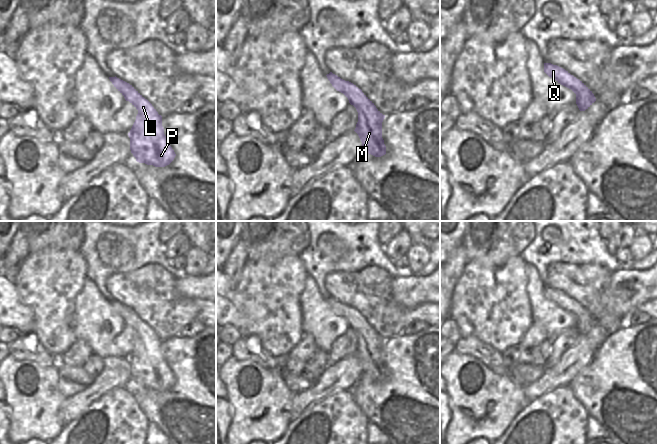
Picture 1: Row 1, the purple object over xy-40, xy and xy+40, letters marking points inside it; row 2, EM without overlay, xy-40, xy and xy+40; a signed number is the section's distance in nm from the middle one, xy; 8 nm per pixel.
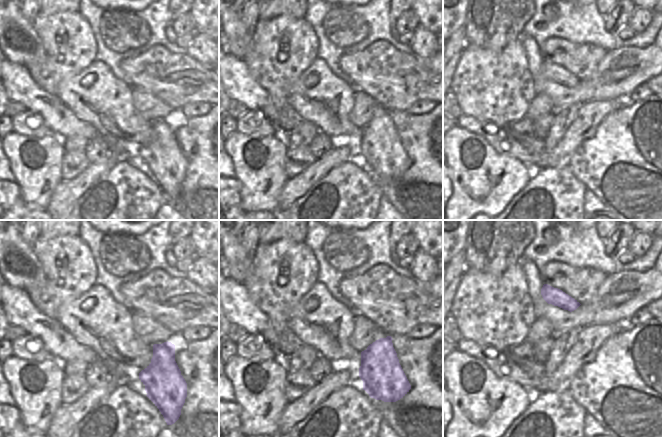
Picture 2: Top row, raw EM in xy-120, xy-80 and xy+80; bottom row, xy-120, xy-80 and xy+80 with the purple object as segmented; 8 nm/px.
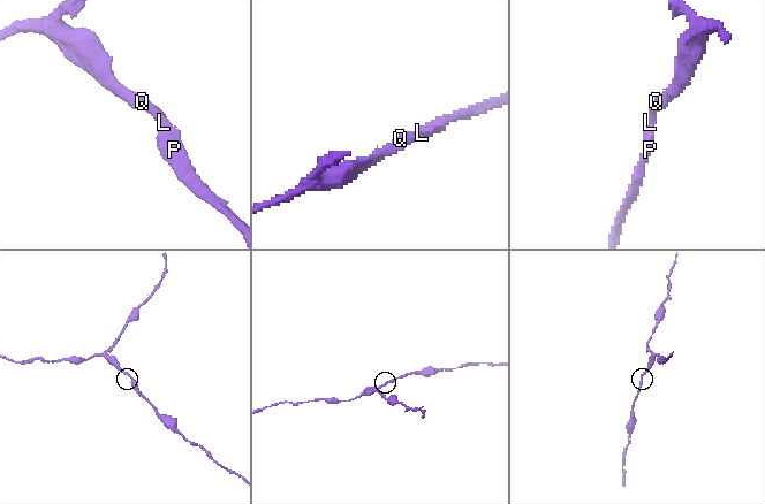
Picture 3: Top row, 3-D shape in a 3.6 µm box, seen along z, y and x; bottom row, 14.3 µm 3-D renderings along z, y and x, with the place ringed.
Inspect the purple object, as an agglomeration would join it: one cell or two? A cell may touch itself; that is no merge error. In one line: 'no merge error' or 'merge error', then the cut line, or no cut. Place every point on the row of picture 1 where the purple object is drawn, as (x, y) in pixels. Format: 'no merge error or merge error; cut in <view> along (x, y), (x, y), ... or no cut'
no merge error; no cut

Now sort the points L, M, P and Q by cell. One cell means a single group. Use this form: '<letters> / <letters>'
L M P Q

